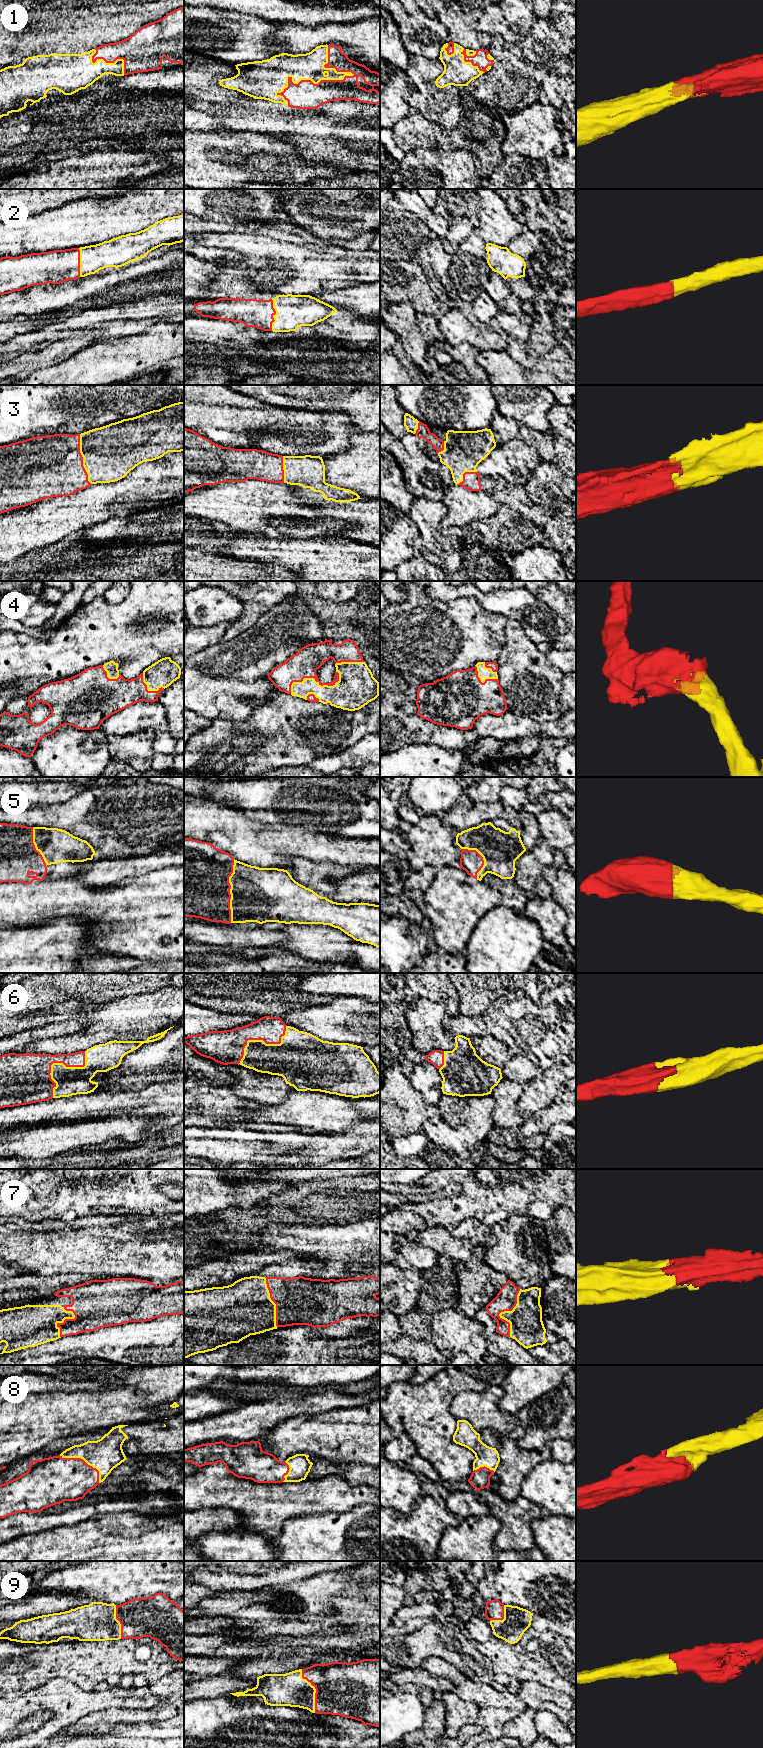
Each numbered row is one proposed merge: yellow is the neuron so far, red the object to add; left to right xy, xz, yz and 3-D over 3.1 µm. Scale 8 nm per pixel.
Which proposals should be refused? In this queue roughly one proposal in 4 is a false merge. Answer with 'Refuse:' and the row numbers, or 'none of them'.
Refuse: none of them

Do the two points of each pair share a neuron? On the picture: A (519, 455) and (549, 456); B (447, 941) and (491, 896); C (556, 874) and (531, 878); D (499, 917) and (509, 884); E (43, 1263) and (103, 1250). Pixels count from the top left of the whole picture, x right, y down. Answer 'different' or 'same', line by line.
A: different
B: same
C: different
D: different
E: same

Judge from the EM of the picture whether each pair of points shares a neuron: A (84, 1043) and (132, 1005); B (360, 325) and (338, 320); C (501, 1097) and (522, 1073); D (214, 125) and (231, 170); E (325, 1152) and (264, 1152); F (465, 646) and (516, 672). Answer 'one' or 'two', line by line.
A: one
B: one
C: two
D: two
E: two
F: two

